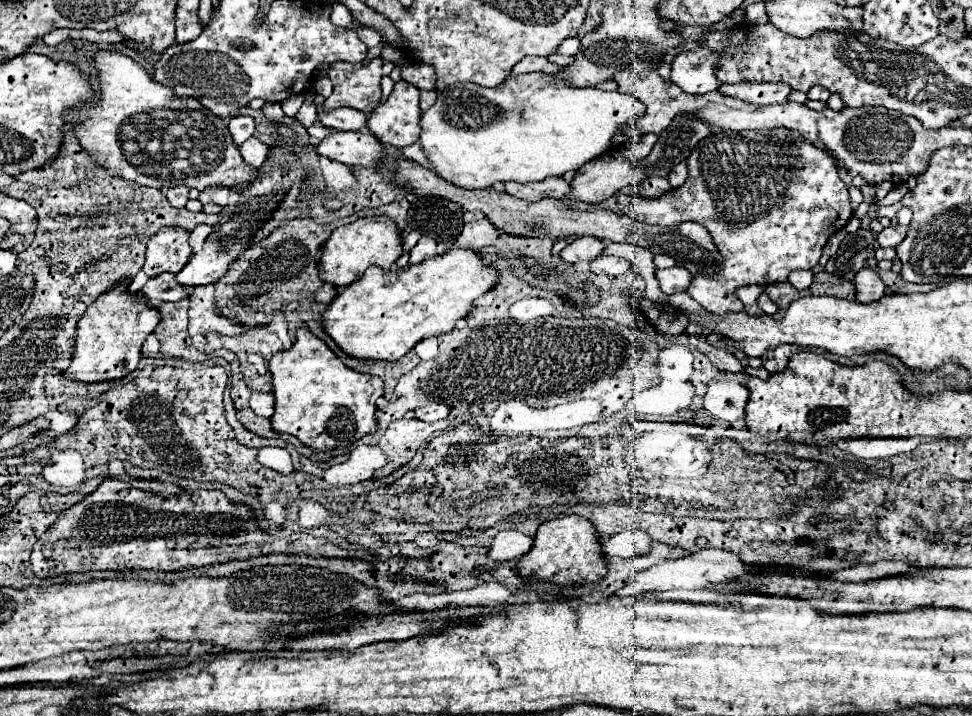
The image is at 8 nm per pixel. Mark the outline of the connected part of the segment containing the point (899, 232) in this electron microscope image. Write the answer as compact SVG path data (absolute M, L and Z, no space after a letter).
M897 224L897 226L887 226L887 228L883 228L883 230L879 232L877 242L879 242L883 248L887 248L887 246L895 248L895 246L905 238L905 234L907 234L907 226L901 226L901 224Z

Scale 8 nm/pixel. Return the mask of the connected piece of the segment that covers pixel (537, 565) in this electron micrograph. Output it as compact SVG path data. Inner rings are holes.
M569 514L563 518L543 522L535 534L533 548L519 560L517 568L523 578L551 580L561 586L597 582L609 570L595 526L579 514Z

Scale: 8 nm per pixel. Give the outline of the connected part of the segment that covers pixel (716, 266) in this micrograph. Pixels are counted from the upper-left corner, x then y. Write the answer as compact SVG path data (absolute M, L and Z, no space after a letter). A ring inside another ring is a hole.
M399 160L397 168L397 184L409 184L411 190L417 196L441 196L447 200L453 200L461 204L465 210L481 210L491 224L495 224L499 230L513 234L513 236L547 236L547 238L567 238L567 236L595 236L605 242L631 242L637 246L643 246L651 250L653 254L667 254L675 258L675 262L683 268L687 268L693 276L705 274L715 276L721 270L721 254L715 248L709 232L695 224L695 222L681 222L675 226L647 226L639 220L631 220L627 214L615 214L609 210L571 210L561 200L517 200L509 194L499 194L493 188L487 190L463 190L453 184L447 184L443 178L433 174L431 170L425 170L413 160Z

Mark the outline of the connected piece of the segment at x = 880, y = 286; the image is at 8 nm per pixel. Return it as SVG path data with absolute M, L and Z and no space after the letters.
M863 268L857 272L855 286L857 286L857 300L863 304L871 304L875 300L881 300L885 294L889 294L879 274L871 268Z

